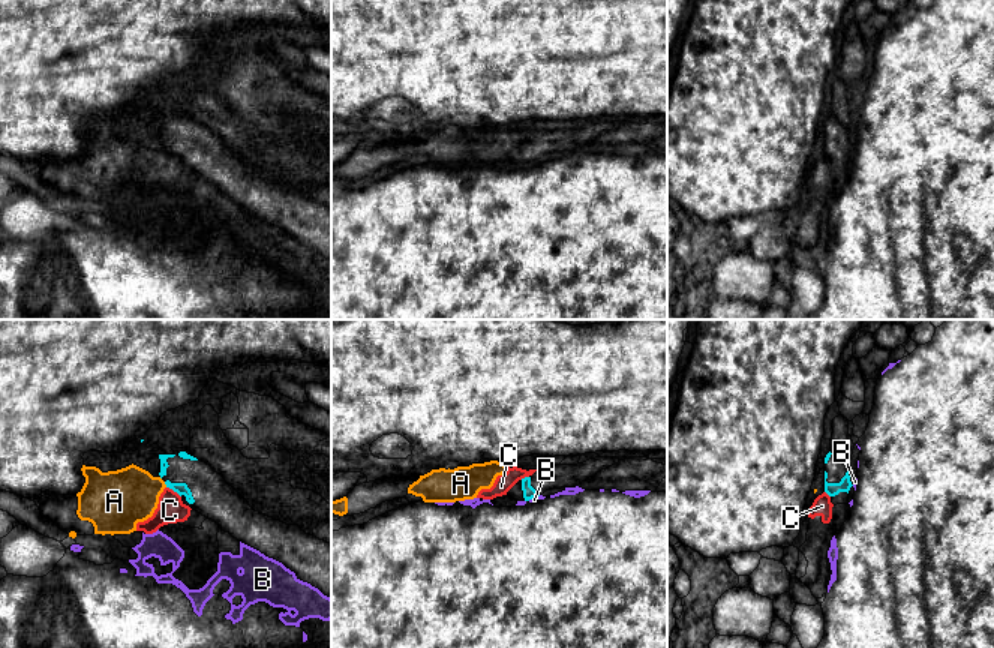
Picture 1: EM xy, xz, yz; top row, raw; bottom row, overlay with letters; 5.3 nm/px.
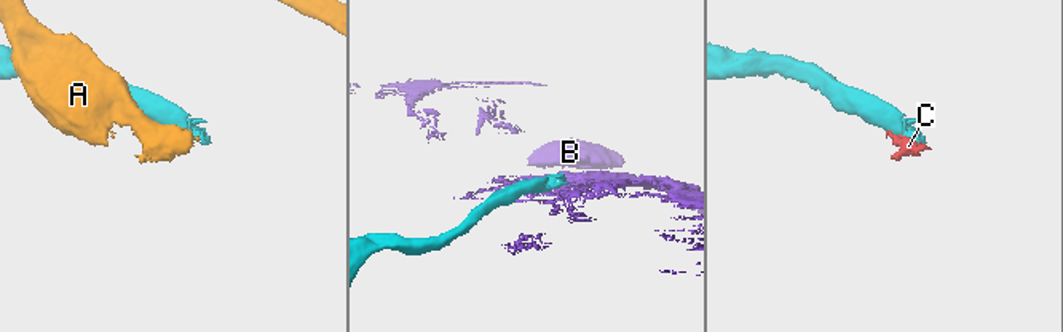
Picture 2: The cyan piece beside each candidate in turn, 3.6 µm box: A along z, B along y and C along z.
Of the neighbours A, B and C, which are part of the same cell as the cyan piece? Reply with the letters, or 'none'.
none

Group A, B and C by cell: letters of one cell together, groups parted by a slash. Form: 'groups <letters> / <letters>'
groups A C / B

